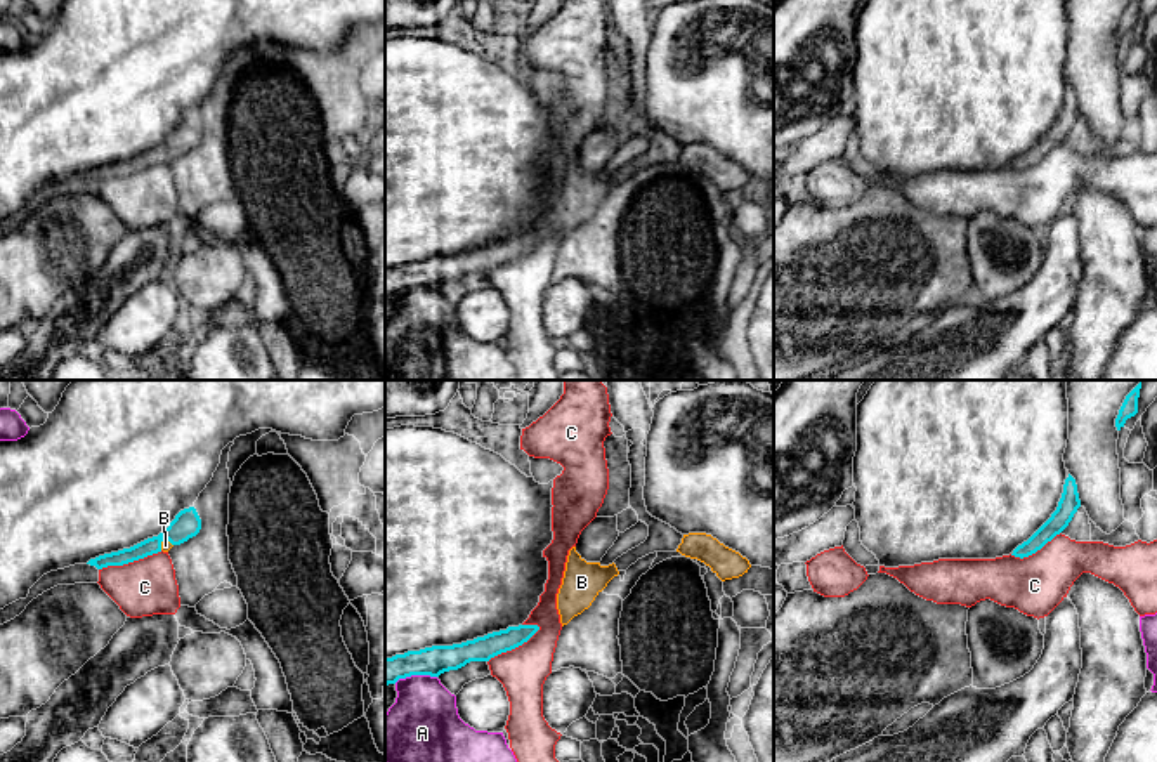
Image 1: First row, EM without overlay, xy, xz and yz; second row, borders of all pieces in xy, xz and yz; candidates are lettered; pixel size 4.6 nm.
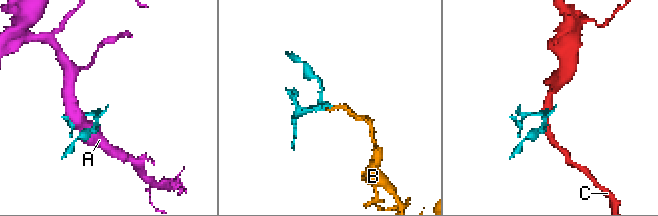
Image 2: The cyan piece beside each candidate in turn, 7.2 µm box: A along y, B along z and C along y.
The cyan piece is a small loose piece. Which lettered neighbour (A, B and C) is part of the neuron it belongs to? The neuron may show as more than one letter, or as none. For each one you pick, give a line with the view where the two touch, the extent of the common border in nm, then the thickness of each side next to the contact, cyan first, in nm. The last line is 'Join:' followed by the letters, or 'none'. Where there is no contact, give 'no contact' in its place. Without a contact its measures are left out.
B: xy | 70 nm | 130/50 nm
Join: B

